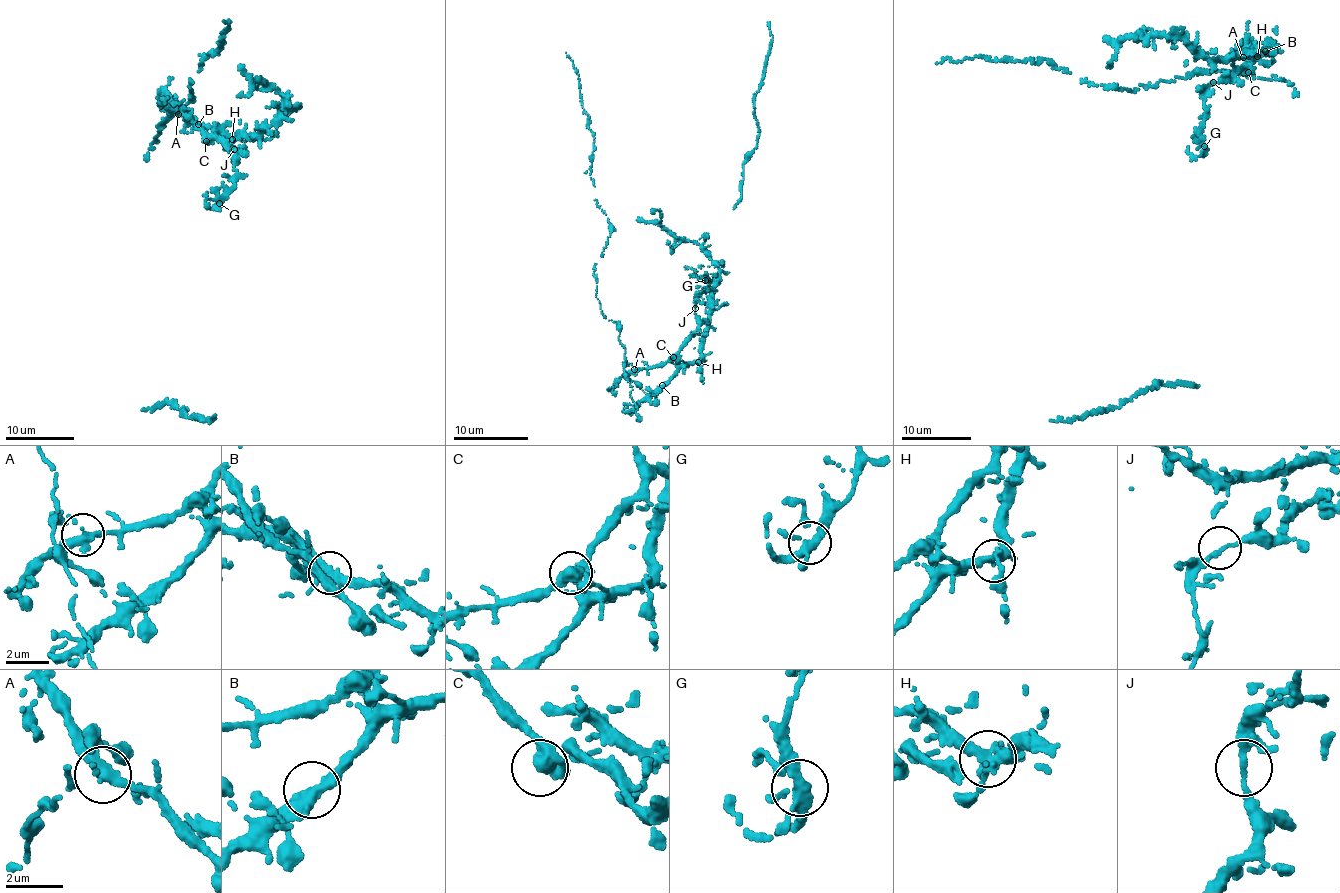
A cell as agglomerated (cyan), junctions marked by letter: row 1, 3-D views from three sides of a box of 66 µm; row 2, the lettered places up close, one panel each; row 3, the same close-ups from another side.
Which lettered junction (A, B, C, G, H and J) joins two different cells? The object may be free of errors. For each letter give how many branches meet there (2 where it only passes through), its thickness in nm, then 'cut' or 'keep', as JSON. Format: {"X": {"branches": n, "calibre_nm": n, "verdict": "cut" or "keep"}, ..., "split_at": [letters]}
{"A": {"branches": 3, "calibre_nm": 340, "verdict": "keep"}, "B": {"branches": 3, "calibre_nm": 360, "verdict": "keep"}, "C": {"branches": 3, "calibre_nm": 320, "verdict": "keep"}, "G": {"branches": 4, "calibre_nm": 360, "verdict": "keep"}, "H": {"branches": 4, "calibre_nm": 360, "verdict": "keep"}, "J": {"branches": 2, "calibre_nm": 240, "verdict": "keep"}, "split_at": []}

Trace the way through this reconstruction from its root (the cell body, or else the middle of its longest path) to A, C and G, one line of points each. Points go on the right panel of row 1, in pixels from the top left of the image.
A: (1212, 84), (1234, 77), (1248, 64), (1245, 57), (1243, 57)
C: (1212, 84), (1220, 80), (1232, 79), (1245, 66), (1248, 72)
G: (1212, 84), (1204, 93), (1207, 116), (1201, 133), (1204, 146)

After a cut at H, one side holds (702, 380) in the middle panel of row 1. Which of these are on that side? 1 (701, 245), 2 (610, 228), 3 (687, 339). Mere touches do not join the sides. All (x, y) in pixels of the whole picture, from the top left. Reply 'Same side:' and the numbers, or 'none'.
Same side: 2, 3

